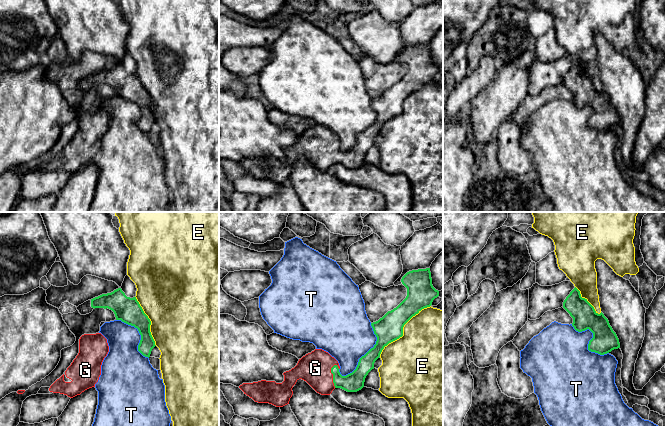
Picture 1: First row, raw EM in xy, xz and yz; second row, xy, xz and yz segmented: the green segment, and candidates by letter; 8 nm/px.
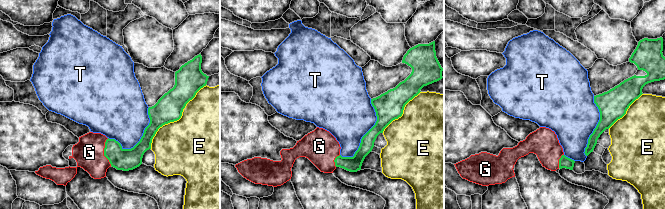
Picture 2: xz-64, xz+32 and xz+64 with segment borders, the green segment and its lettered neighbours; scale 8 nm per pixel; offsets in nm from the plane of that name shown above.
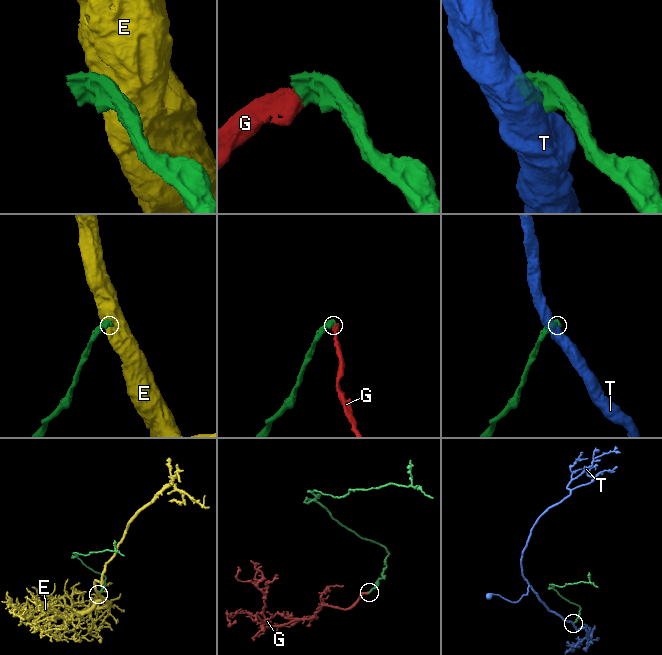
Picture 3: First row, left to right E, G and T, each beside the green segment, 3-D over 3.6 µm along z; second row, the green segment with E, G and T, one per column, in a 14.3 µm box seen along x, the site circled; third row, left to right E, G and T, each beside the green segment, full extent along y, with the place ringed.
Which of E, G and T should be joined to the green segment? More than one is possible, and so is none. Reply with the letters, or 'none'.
G

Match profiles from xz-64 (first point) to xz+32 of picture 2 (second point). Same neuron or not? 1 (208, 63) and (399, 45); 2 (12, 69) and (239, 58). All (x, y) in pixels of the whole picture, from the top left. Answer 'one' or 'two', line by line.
1: two
2: one

